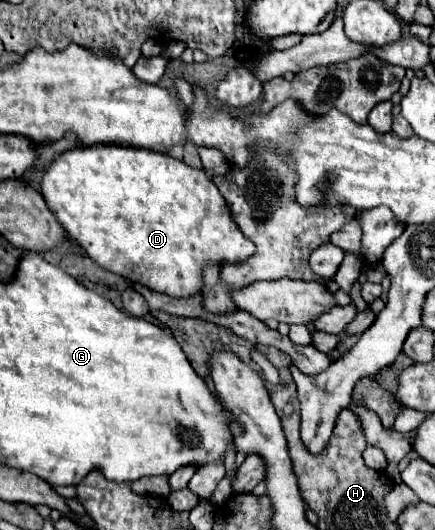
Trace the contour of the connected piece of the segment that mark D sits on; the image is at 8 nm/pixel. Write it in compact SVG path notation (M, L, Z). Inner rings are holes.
M94 145L94 147L74 147L66 153L60 153L56 157L56 161L48 167L44 179L42 179L42 195L46 197L46 205L48 209L52 209L52 213L56 215L56 219L60 221L60 225L86 249L86 253L90 255L92 261L96 261L102 269L112 271L116 275L128 277L130 281L136 281L144 287L150 287L156 293L166 293L170 297L194 297L202 291L204 287L204 279L202 279L202 269L206 263L214 263L214 265L224 265L224 263L244 263L252 253L254 253L254 243L250 239L246 239L242 235L242 231L238 229L236 221L232 219L232 213L224 201L224 197L220 195L218 187L212 183L212 179L202 171L202 169L194 169L190 165L186 165L184 161L178 161L166 153L156 153L156 151L148 151L148 149L132 149L132 147L124 147L124 145Z

